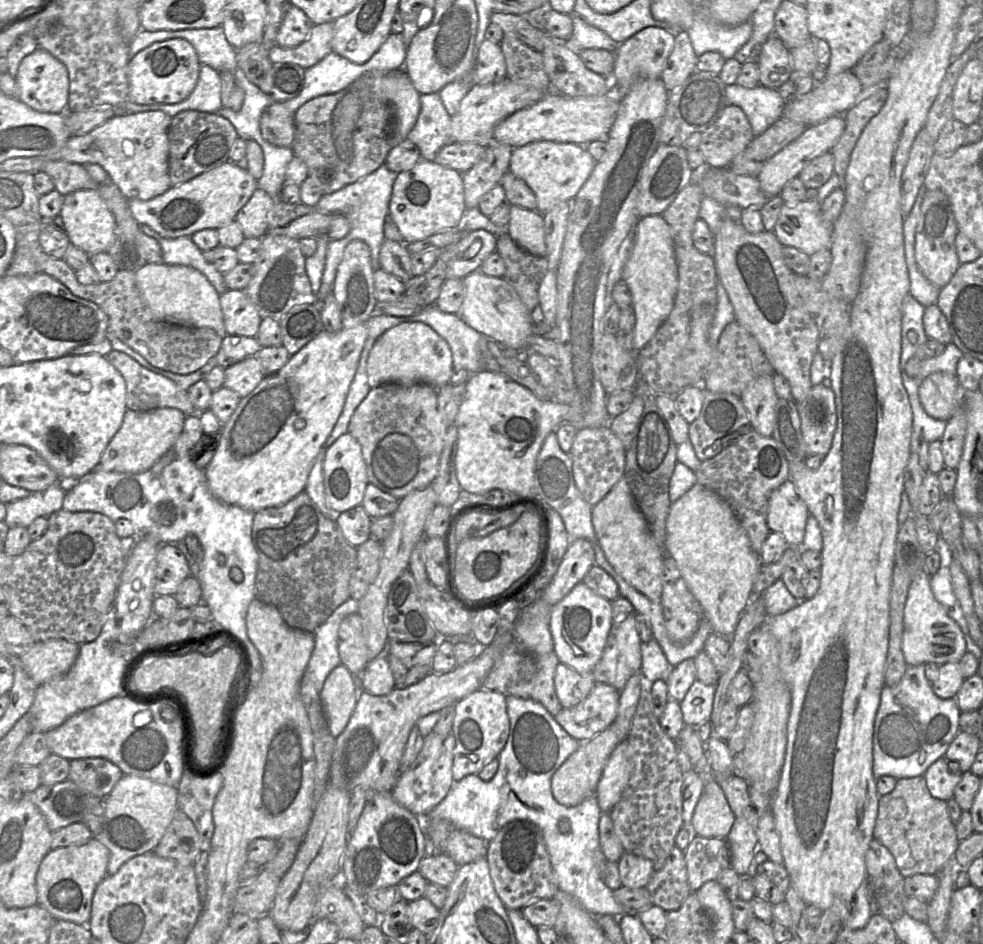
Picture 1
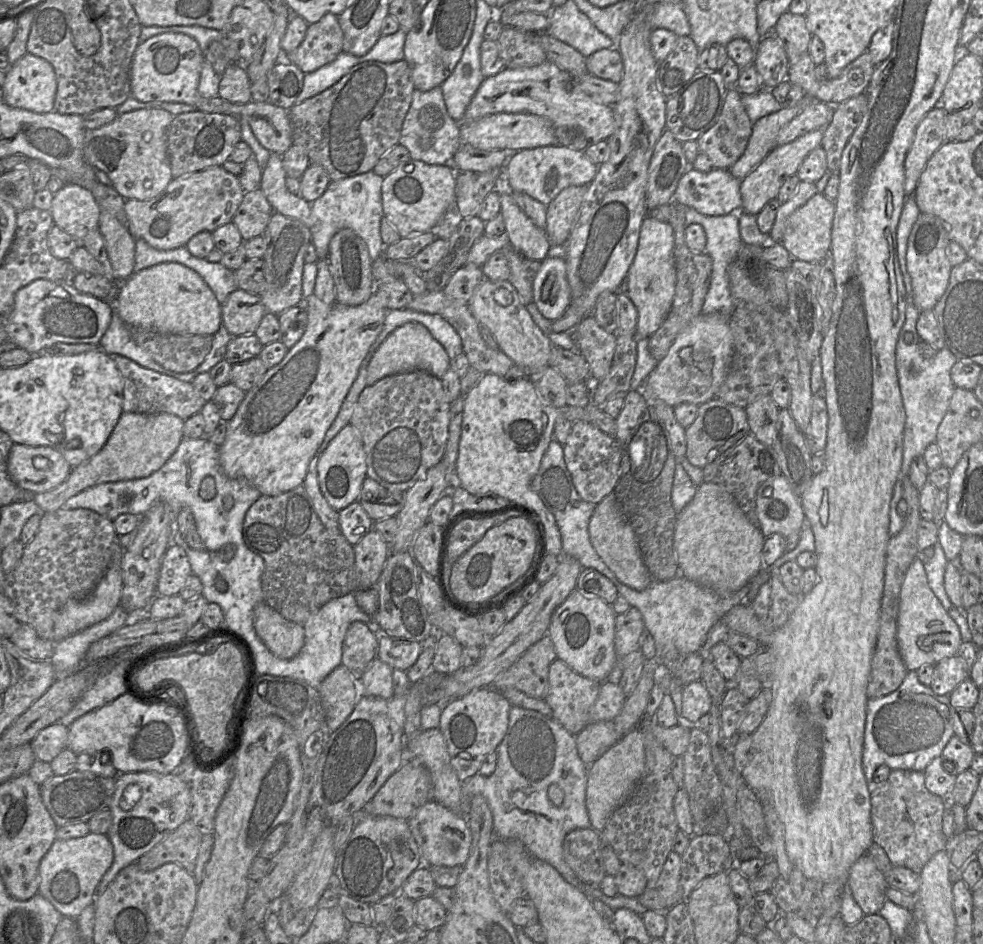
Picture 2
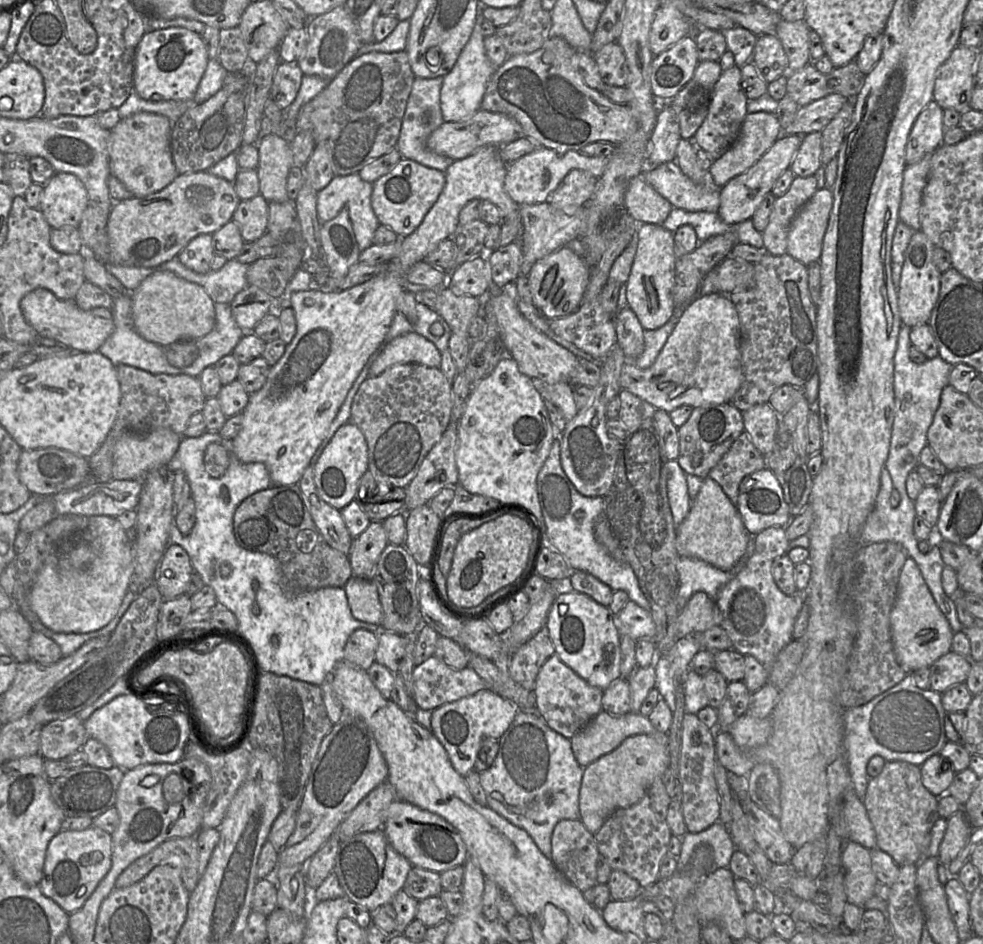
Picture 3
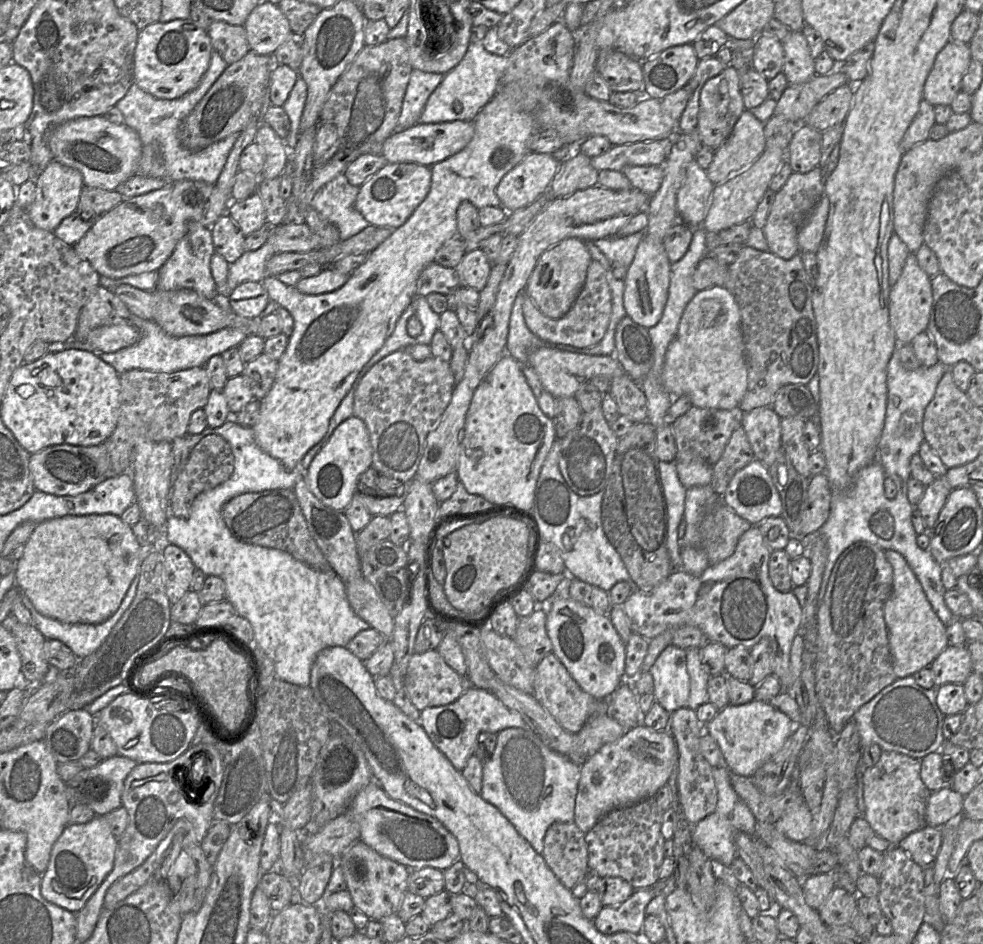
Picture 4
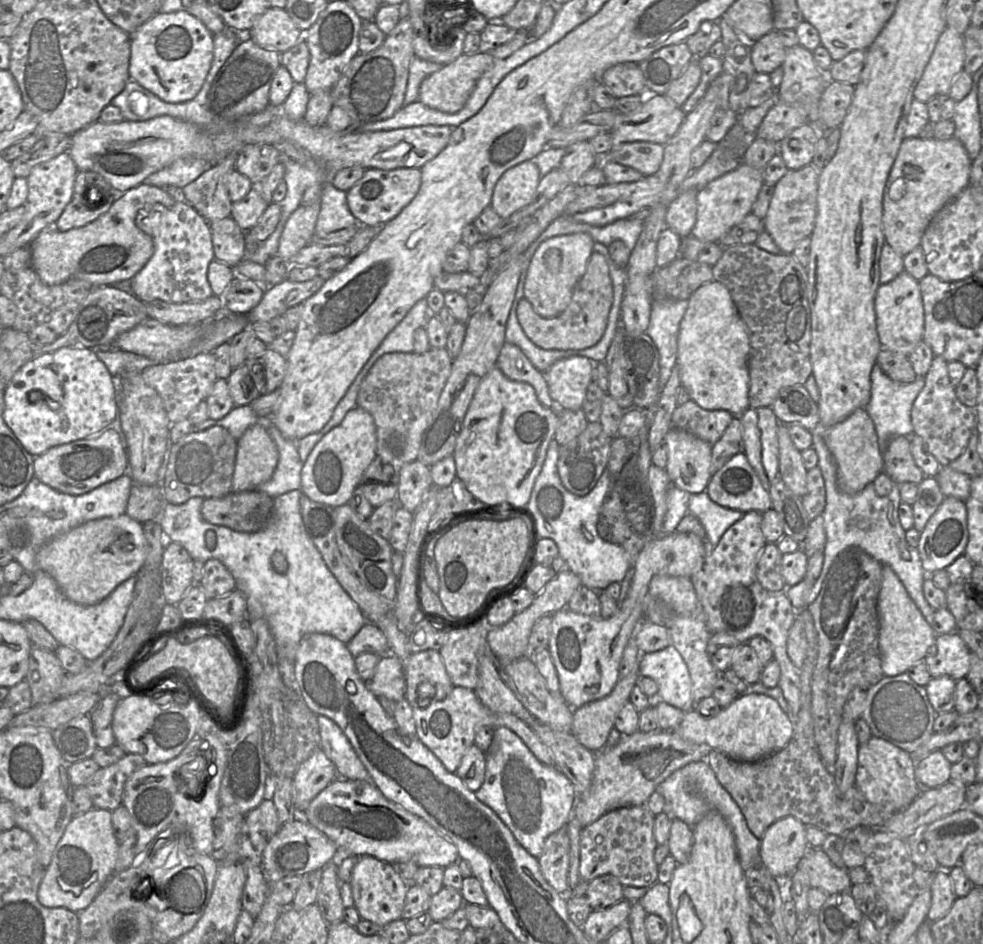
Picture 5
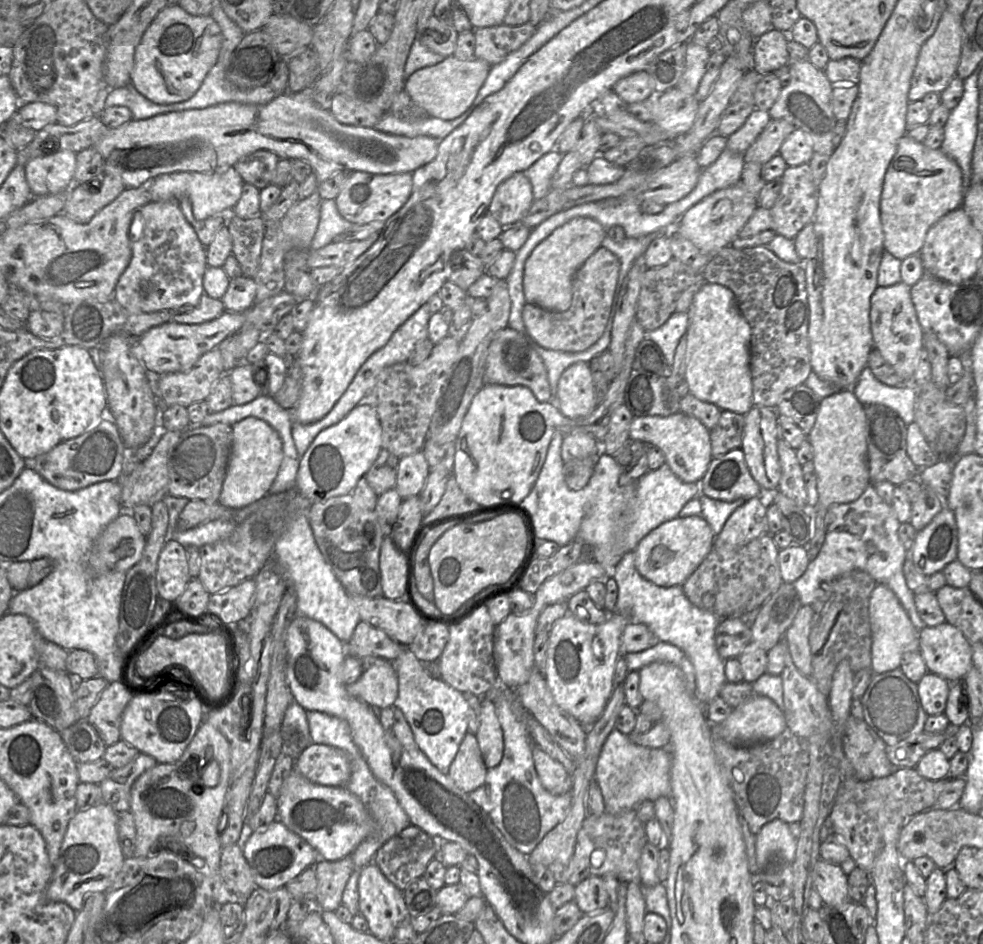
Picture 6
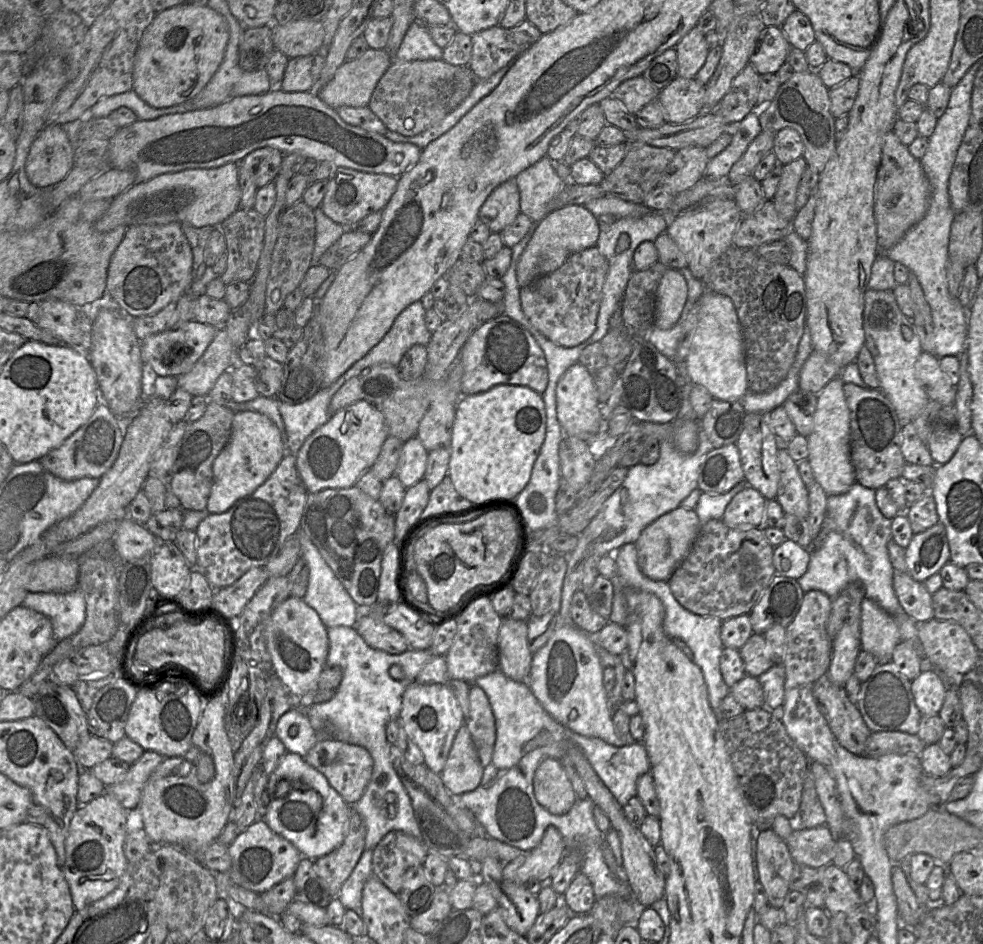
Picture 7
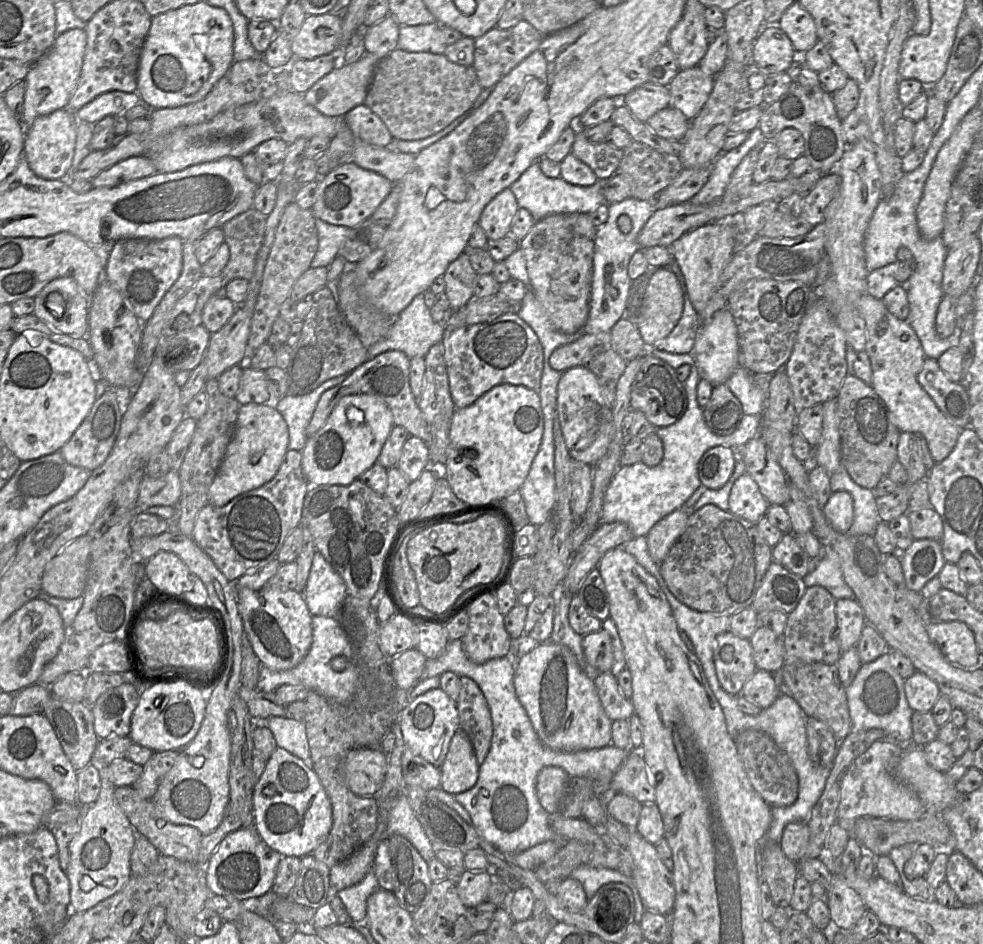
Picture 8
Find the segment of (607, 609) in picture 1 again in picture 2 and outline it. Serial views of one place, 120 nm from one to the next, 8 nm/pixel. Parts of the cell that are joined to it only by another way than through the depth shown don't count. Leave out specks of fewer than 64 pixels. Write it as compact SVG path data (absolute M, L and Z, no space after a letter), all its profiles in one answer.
M575 589L555 610L548 628L557 658L588 679L606 681L617 659L614 644L616 616L612 606L597 595Z

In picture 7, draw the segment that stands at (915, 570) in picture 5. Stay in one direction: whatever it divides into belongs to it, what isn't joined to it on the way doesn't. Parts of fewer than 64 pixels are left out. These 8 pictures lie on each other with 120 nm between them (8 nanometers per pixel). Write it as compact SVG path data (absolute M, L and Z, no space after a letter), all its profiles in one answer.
M857 481L842 495L828 496L826 515L829 533L821 545L809 548L811 559L808 569L797 579L803 592L818 590L828 597L836 597L848 584L861 583L866 598L876 602L891 616L906 613L893 588L894 568L887 545L892 540L891 521L877 507L875 490Z

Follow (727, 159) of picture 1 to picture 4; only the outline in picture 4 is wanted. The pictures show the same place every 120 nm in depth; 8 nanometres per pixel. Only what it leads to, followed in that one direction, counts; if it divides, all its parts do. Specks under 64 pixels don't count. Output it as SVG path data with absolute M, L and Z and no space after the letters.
M728 65L703 86L700 94L697 131L704 146L717 150L730 136L739 117L745 111L740 79L741 76L736 68Z

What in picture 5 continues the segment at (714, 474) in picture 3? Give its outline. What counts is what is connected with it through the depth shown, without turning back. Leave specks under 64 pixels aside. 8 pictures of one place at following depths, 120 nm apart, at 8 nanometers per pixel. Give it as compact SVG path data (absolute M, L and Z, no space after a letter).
M733 417L721 438L712 445L711 476L740 452L744 452L742 425L739 417Z

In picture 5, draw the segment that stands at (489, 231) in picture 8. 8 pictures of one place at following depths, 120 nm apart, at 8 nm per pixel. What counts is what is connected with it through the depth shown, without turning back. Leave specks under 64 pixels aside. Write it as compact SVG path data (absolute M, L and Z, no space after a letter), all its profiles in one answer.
M531 160L508 169L494 187L490 207L501 218L511 216L531 203L540 179L539 169Z

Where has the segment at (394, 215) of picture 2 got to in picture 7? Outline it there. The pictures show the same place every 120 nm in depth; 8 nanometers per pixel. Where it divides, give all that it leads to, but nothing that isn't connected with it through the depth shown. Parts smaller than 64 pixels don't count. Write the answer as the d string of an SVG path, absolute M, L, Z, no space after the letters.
M337 168L328 178L327 191L321 209L330 219L351 228L369 214L382 211L395 193L399 177L375 174L349 168Z

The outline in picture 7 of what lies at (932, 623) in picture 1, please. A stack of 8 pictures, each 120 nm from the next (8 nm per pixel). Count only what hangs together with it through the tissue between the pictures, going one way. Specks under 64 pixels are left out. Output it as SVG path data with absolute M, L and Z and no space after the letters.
M865 598L861 604L860 639L861 650L872 654L879 664L890 662L894 649L901 642L894 617L869 598Z

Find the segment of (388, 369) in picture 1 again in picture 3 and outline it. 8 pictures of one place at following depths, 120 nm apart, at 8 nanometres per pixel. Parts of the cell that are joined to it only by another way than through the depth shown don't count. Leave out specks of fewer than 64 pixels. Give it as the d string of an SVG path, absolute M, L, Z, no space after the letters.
M410 332L391 340L369 369L369 377L376 377L394 364L415 363L440 368L441 353L424 336Z

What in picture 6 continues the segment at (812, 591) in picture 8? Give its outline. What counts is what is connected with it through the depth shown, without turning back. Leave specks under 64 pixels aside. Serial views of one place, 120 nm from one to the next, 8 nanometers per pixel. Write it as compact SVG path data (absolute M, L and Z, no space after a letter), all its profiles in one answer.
M812 605L801 606L782 639L787 644L793 663L807 677L812 674L809 635L813 613Z

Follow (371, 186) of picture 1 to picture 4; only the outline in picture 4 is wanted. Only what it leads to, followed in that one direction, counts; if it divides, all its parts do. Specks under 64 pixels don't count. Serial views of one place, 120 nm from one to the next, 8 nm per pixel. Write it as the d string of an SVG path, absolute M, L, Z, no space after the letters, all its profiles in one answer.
M341 173L320 188L311 202L311 207L323 219L337 227L341 240L358 234L370 225L355 208L359 189L351 185L344 173Z

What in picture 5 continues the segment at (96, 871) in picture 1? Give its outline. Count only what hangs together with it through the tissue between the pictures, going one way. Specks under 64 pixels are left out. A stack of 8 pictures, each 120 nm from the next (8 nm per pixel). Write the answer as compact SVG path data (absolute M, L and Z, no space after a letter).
M93 808L83 815L74 816L59 840L49 866L45 869L38 888L40 904L47 908L63 907L77 914L88 908L114 874L118 849L118 841L114 836L112 827L112 812Z

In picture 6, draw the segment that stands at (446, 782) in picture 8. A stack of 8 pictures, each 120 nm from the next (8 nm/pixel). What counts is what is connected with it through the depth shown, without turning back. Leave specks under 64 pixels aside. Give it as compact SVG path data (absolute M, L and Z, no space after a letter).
M467 732L447 775L469 794L483 785L487 770L476 736Z

